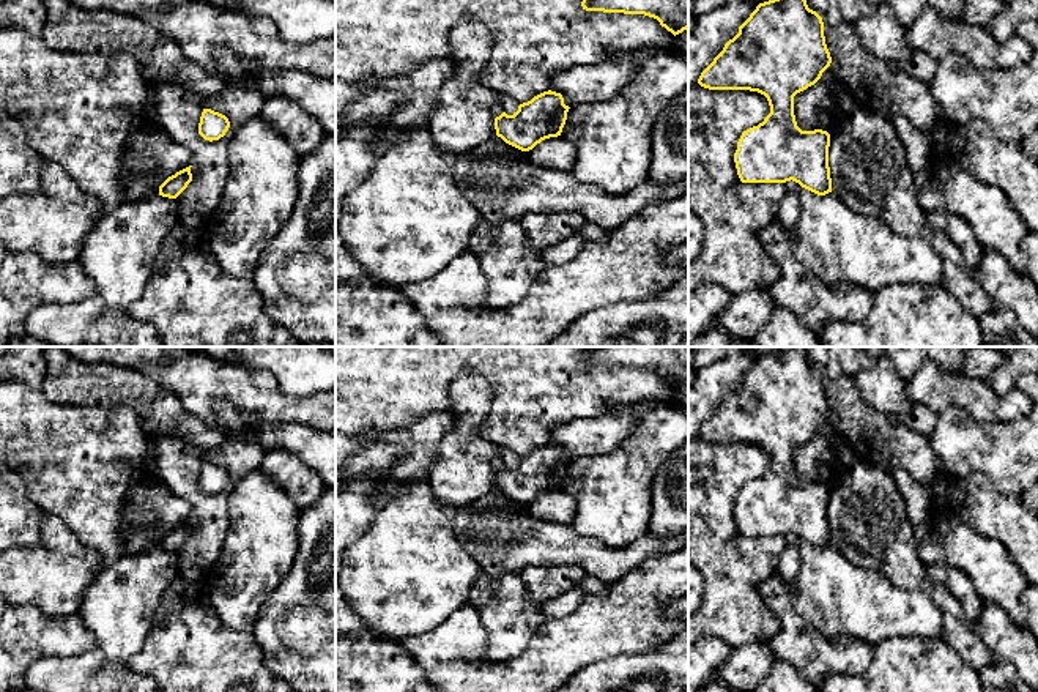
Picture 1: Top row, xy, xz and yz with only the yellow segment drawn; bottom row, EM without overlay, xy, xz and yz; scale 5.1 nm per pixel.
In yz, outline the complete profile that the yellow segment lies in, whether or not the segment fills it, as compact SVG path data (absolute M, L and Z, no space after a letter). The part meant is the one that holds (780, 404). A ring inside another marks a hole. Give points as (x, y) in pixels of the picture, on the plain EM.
M783 347L759 356L739 380L739 386L701 426L698 437L704 441L750 443L769 454L770 467L758 479L743 484L737 495L734 515L742 536L792 533L817 549L832 545L830 487L822 482L802 484L794 468L794 449L814 438L830 416L822 370L808 361L803 347Z

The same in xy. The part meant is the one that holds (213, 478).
M203 462L200 476L198 476L198 487L205 493L219 493L225 489L230 481L230 474L225 468L214 465L211 462Z

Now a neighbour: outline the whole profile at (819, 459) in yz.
M832 415L814 438L794 449L797 479L802 484L822 482L832 489L844 473L841 451L846 445Z

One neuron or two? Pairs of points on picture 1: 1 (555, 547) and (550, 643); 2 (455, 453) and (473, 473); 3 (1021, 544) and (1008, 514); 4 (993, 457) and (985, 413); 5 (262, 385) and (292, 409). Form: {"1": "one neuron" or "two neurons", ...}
{"1": "two neurons", "2": "one neuron", "3": "one neuron", "4": "two neurons", "5": "one neuron"}

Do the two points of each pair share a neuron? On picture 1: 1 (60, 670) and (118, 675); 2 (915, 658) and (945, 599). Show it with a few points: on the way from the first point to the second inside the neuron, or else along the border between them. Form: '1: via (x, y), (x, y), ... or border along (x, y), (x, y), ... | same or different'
1: via (74, 675), (104, 675) | same
2: border along (941, 637), (967, 664) | different

